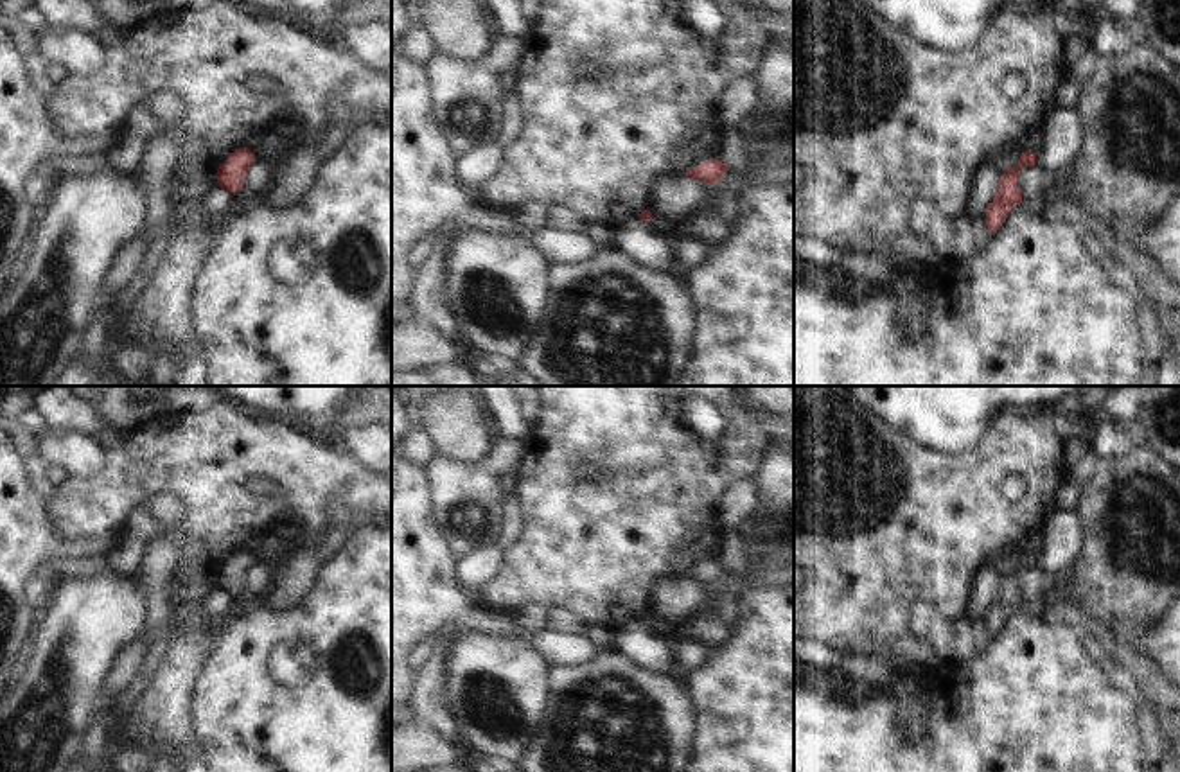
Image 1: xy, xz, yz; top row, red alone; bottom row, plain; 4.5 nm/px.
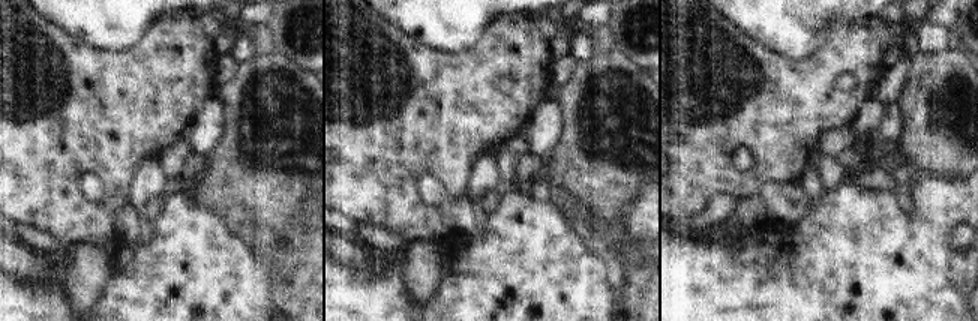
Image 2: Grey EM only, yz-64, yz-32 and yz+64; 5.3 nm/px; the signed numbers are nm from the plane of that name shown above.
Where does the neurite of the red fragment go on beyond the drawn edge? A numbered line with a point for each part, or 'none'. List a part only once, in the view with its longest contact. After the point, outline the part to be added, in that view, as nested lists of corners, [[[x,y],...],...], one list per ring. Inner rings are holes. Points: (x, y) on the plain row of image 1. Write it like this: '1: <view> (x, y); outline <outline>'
none

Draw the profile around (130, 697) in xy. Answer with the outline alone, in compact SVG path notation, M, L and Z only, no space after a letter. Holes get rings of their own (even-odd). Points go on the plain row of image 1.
M138 673L131 680L129 688L119 697L117 704L131 709L138 702L140 695L145 691L147 684L149 677L145 673Z

